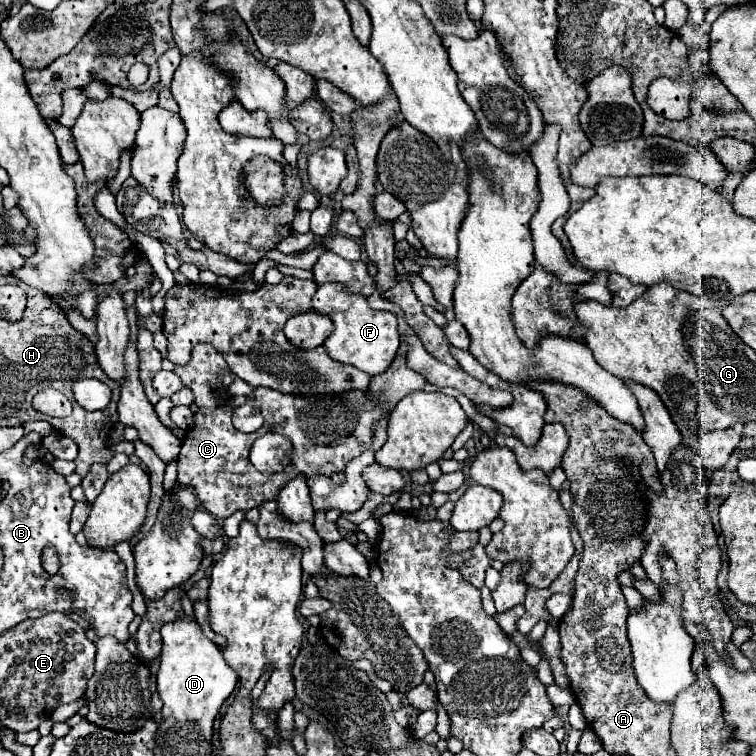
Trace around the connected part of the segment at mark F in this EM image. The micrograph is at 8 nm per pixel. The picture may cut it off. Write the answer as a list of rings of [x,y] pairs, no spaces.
[[[324,283],[318,287],[318,291],[312,297],[312,305],[316,313],[322,313],[332,319],[334,331],[326,339],[324,349],[326,353],[340,363],[348,363],[358,367],[360,371],[368,375],[380,375],[390,367],[394,361],[394,355],[400,345],[400,333],[398,333],[398,321],[394,313],[388,311],[374,311],[370,309],[364,295],[352,295],[342,289],[342,285]]]

